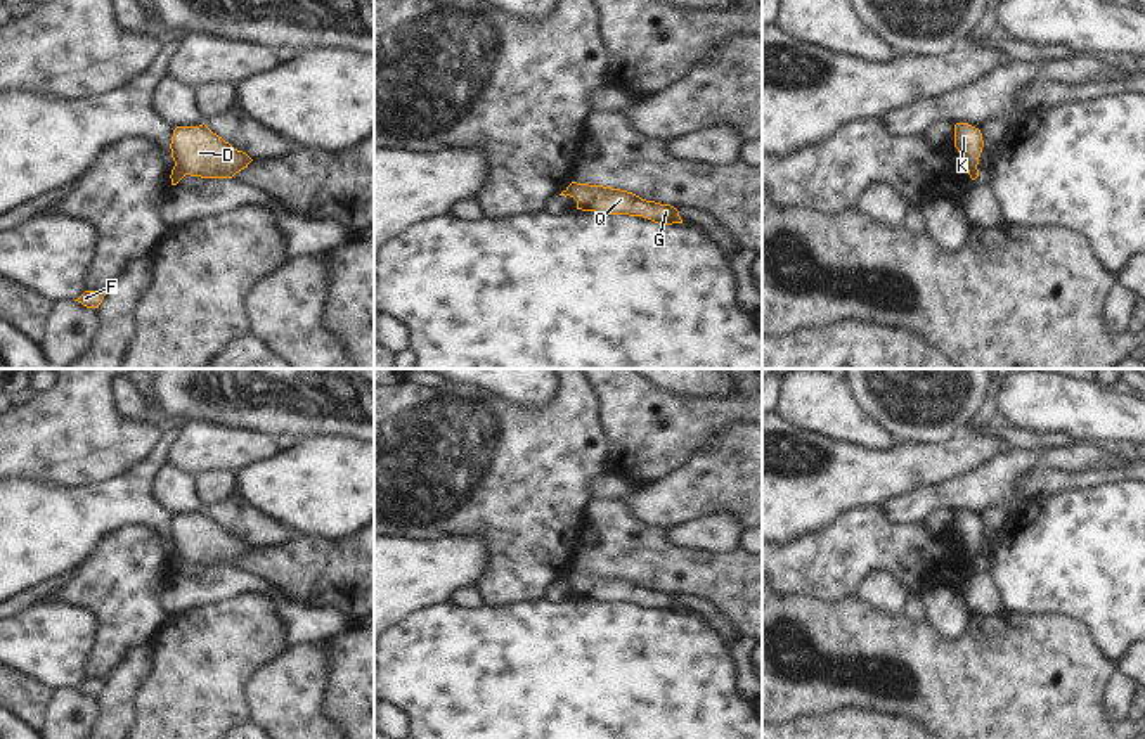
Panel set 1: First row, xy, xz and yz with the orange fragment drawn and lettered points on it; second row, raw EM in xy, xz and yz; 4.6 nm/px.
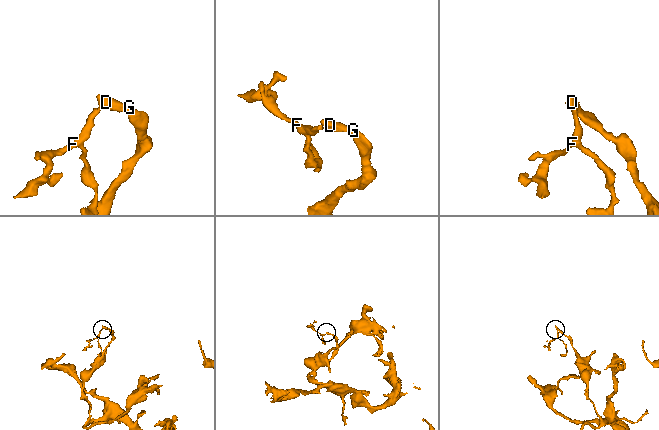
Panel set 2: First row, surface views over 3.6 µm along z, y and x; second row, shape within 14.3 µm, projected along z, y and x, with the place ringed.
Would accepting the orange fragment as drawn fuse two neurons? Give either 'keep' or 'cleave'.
cleave

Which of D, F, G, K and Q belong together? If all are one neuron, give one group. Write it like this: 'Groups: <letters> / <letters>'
Groups: D G K Q / F.

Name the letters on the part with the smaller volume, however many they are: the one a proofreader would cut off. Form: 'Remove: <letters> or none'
Remove: F.

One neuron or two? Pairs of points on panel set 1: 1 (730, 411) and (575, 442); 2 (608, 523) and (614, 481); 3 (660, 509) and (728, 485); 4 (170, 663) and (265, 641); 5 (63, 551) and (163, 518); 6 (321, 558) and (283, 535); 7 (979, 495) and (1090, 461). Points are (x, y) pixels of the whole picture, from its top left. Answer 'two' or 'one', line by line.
1: two
2: two
3: one
4: one
5: one
6: two
7: one

